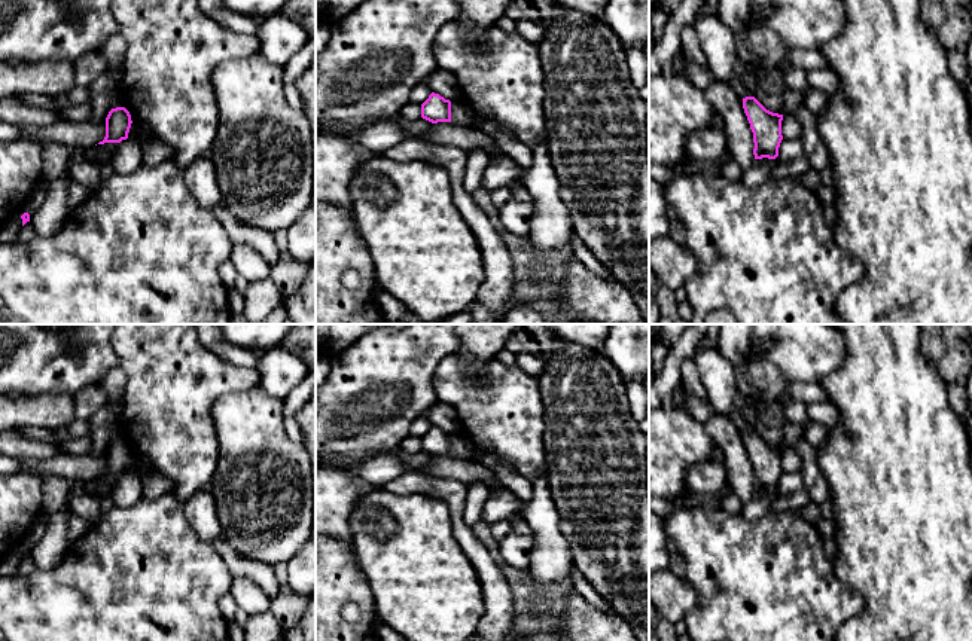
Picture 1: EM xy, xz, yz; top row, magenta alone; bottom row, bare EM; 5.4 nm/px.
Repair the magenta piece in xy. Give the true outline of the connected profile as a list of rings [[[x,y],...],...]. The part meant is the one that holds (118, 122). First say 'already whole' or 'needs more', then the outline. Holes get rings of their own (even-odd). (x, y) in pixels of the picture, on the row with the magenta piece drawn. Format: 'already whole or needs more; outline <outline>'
already whole; outline [[[125,107],[112,109],[106,117],[106,137],[98,144],[127,140],[131,123],[131,115]]]

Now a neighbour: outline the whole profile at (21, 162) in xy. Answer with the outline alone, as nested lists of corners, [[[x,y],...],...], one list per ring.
[[[37,140],[0,143],[0,226],[28,211],[30,195],[43,181],[43,165]]]

